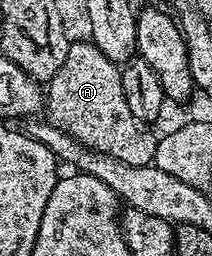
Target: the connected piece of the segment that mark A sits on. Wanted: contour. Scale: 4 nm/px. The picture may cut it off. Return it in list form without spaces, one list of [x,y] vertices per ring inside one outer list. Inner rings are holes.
[[[91,40],[73,42],[66,52],[62,68],[46,86],[46,121],[64,130],[74,141],[82,143],[86,149],[112,154],[124,164],[151,166],[155,160],[157,135],[145,123],[140,122],[130,112],[122,86],[121,67],[103,55]]]

